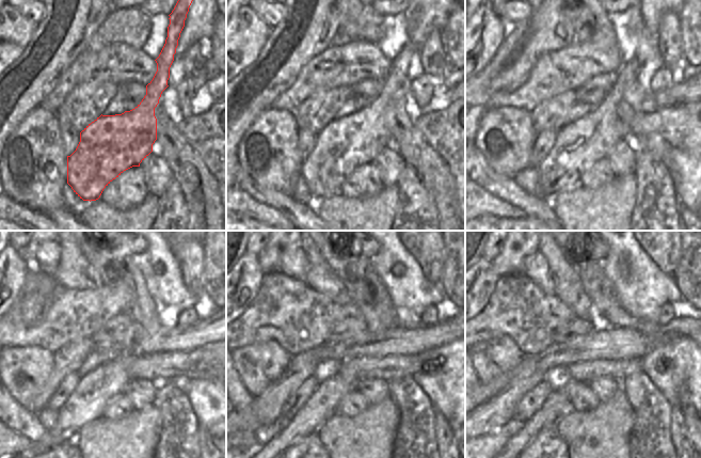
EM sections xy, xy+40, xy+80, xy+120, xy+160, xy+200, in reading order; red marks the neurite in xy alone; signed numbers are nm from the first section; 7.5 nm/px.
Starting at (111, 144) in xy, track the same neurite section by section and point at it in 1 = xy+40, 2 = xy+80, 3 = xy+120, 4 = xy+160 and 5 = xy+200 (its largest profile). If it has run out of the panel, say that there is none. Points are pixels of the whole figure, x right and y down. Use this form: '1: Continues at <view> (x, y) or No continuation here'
1: Continues at xy+40 (346, 143)
2: Continues at xy+80 (583, 142)
3: Continues at xy+120 (88, 401)
4: Continues at xy+160 (323, 403)
5: Continues at xy+200 (558, 404).

